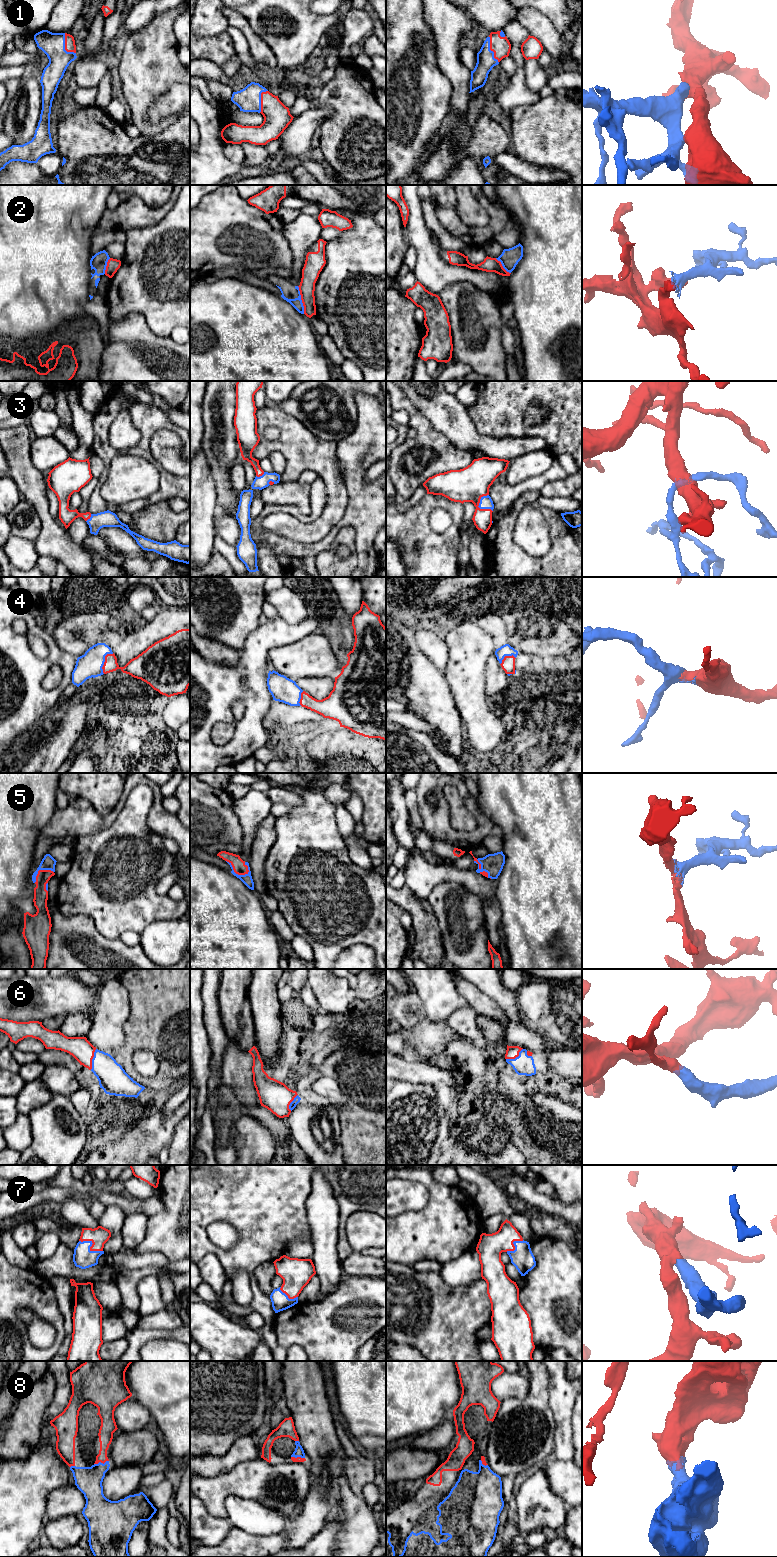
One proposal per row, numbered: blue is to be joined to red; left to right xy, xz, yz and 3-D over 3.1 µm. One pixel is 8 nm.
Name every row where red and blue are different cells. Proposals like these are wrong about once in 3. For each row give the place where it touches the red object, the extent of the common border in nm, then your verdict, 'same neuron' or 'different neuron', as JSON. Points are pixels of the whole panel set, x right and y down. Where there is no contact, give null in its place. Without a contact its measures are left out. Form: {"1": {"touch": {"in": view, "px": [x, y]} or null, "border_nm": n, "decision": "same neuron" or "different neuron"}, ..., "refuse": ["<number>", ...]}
{"1": {"touch": {"in": "yz", "px": [490, 49]}, "border_nm": 220, "decision": "same neuron"}, "2": {"touch": {"in": "xz", "px": [301, 299]}, "border_nm": 240, "decision": "different neuron"}, "3": {"touch": {"in": "yz", "px": [479, 508]}, "border_nm": 160, "decision": "same neuron"}, "4": {"touch": {"in": "xy", "px": [105, 661]}, "border_nm": 190, "decision": "same neuron"}, "5": {"touch": {"in": "xz", "px": [236, 873]}, "border_nm": 220, "decision": "same neuron"}, "6": {"touch": {"in": "xy", "px": [92, 1058]}, "border_nm": 180, "decision": "same neuron"}, "7": {"touch": {"in": "xy", "px": [91, 1246]}, "border_nm": 220, "decision": "same neuron"}, "8": {"touch": {"in": "xy", "px": [101, 1462]}, "border_nm": 120, "decision": "same neuron"}, "refuse": ["2"]}

